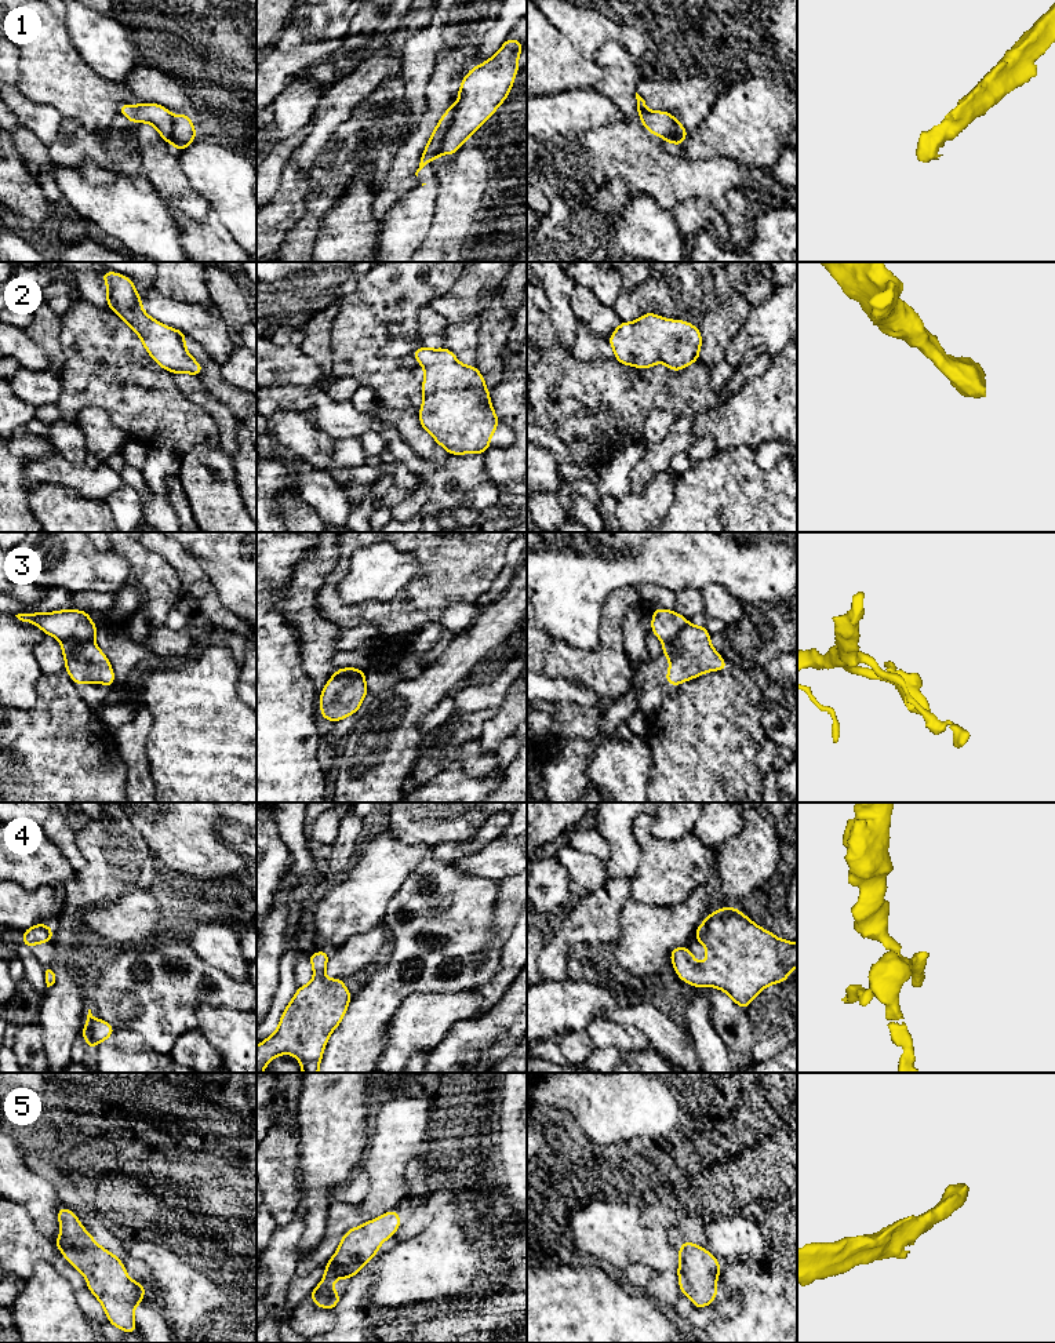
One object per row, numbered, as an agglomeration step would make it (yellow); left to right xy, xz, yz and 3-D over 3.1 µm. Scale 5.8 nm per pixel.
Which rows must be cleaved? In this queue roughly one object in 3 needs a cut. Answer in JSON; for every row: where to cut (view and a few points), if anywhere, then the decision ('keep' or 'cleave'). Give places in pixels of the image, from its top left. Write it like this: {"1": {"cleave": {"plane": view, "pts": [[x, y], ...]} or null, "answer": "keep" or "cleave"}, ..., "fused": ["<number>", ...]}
{"1": {"cleave": {"plane": "xz", "pts": [[451, 120], [443, 139], [441, 152]]}, "answer": "cleave"}, "2": {"cleave": null, "answer": "keep"}, "3": {"cleave": {"plane": "xy", "pts": [[93, 639], [64, 639], [61, 641]]}, "answer": "cleave"}, "4": {"cleave": null, "answer": "keep"}, "5": {"cleave": null, "answer": "keep"}, "fused": ["1", "3"]}

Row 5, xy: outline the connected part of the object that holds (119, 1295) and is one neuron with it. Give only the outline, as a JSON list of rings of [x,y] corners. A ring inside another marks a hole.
[[[59,1205],[61,1235],[52,1242],[87,1280],[87,1288],[101,1302],[109,1324],[135,1333],[134,1309],[143,1302],[145,1285],[132,1281],[119,1256],[110,1253],[80,1224],[74,1212]]]

